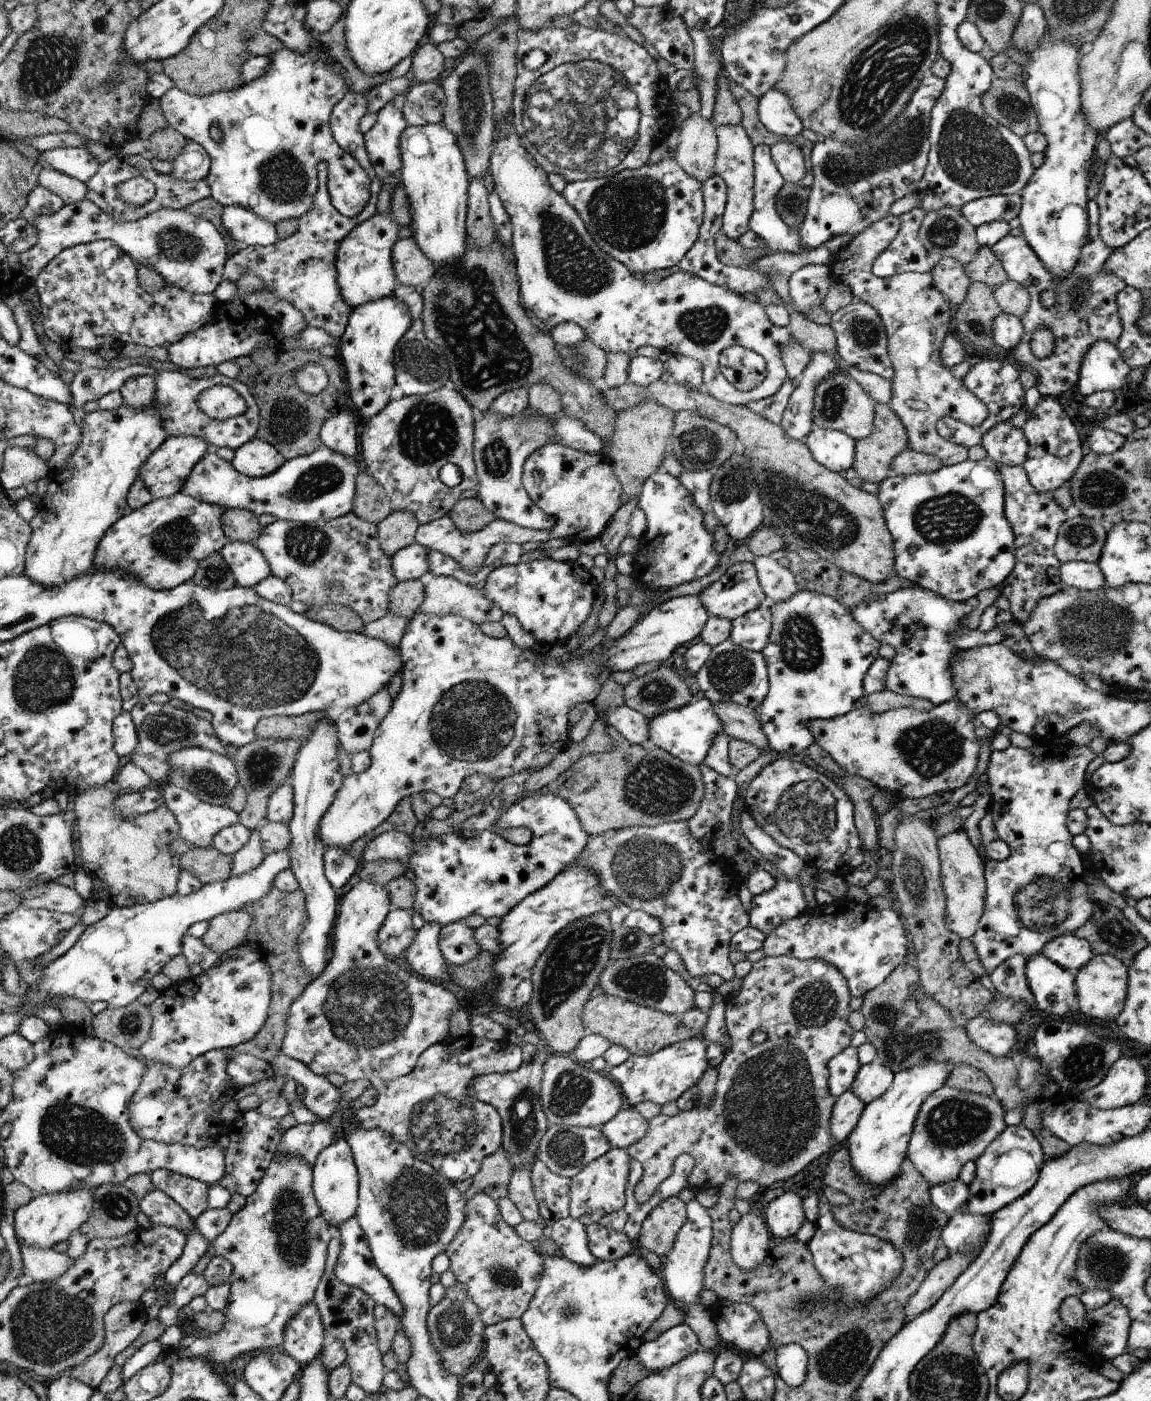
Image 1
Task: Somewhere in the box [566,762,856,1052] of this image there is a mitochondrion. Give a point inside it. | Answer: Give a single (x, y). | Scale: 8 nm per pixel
(648, 867)

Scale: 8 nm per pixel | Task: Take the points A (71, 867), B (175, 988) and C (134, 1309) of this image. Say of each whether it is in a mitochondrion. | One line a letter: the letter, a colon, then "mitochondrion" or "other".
A: other
B: other
C: other

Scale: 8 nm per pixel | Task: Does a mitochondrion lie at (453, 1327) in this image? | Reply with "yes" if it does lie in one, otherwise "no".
yes

